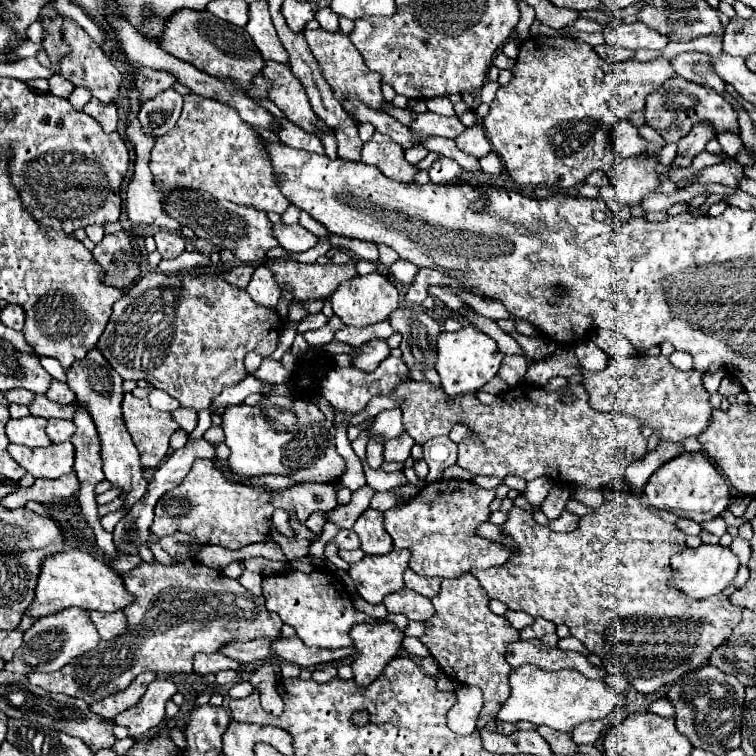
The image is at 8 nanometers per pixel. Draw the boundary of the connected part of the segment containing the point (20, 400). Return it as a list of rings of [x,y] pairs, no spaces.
[[[13,388],[13,390],[7,390],[5,396],[7,396],[9,402],[17,402],[17,404],[25,404],[25,406],[29,406],[31,400],[35,398],[35,394],[29,392],[29,390],[25,390],[25,388]]]

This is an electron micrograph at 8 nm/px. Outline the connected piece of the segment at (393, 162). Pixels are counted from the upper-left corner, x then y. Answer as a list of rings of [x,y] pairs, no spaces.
[[[379,132],[369,142],[363,144],[361,162],[377,166],[387,178],[397,182],[413,182],[415,174],[419,172],[417,166],[405,160],[401,146]]]

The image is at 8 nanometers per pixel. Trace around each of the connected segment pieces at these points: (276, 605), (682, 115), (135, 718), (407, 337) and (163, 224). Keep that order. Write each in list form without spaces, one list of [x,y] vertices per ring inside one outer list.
[[[291,570],[285,574],[275,574],[275,576],[265,576],[263,578],[263,596],[265,596],[265,606],[267,610],[279,614],[279,618],[293,626],[297,636],[317,648],[347,648],[353,646],[353,640],[349,636],[349,630],[359,624],[359,622],[395,622],[399,630],[405,630],[409,620],[403,614],[387,614],[387,618],[371,618],[365,612],[359,612],[349,594],[343,590],[341,584],[333,580],[333,576],[327,570],[313,570],[311,574]]]
[[[675,76],[671,80],[667,80],[667,84],[655,92],[651,92],[651,96],[647,96],[647,104],[645,104],[645,122],[655,128],[665,142],[677,142],[679,138],[683,138],[691,126],[699,120],[709,120],[715,124],[717,132],[721,130],[737,130],[737,114],[733,110],[733,106],[719,96],[715,90],[699,86],[699,84],[691,84],[687,80],[683,80],[681,76]]]
[[[157,678],[149,684],[147,692],[139,700],[139,704],[131,706],[127,712],[121,712],[115,718],[115,724],[123,724],[129,728],[131,738],[141,738],[147,730],[157,726],[165,716],[165,704],[167,700],[177,692],[177,686],[173,680]]]
[[[399,306],[399,310],[389,316],[391,326],[401,332],[403,360],[413,370],[431,370],[437,360],[437,336],[441,334],[439,324],[421,310],[413,306]]]
[[[131,86],[131,94],[129,94],[129,100],[131,100],[131,114],[129,114],[129,128],[127,128],[127,138],[135,144],[135,172],[133,172],[133,178],[129,182],[129,188],[127,188],[127,196],[125,196],[125,202],[127,202],[127,214],[129,214],[129,220],[139,226],[139,224],[157,224],[162,229],[169,230],[171,232],[179,232],[183,227],[178,221],[171,220],[163,208],[161,208],[161,194],[155,190],[153,186],[153,174],[149,170],[149,160],[151,160],[151,148],[155,144],[153,136],[147,136],[141,132],[141,126],[139,126],[139,120],[137,120],[137,112],[139,112],[139,104],[137,104],[137,96],[135,96],[135,86]]]

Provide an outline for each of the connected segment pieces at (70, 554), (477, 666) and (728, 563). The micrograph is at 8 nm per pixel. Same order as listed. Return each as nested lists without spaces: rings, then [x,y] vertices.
[[[65,548],[63,552],[43,560],[39,580],[35,586],[35,600],[31,602],[31,608],[27,608],[25,614],[41,618],[65,610],[69,606],[79,606],[85,610],[99,610],[99,612],[115,612],[131,604],[131,600],[133,598],[125,590],[121,576],[113,568],[95,560],[91,554],[83,550]]]
[[[465,572],[455,580],[441,580],[441,592],[433,598],[435,616],[427,620],[429,630],[421,636],[431,656],[441,664],[447,676],[483,690],[485,704],[477,720],[479,728],[495,720],[495,712],[499,712],[503,700],[511,694],[507,684],[511,666],[505,660],[505,648],[509,642],[519,640],[519,632],[509,624],[509,620],[493,614],[487,604],[489,596],[473,574]]]
[[[701,544],[697,550],[695,548],[685,548],[683,552],[675,554],[671,558],[671,566],[675,570],[675,574],[671,576],[671,584],[683,592],[687,592],[687,596],[701,600],[701,598],[709,598],[713,594],[721,594],[727,586],[731,586],[731,582],[737,576],[737,568],[739,568],[739,558],[731,552],[731,548],[725,548],[721,544],[717,546],[709,546],[709,544]]]

